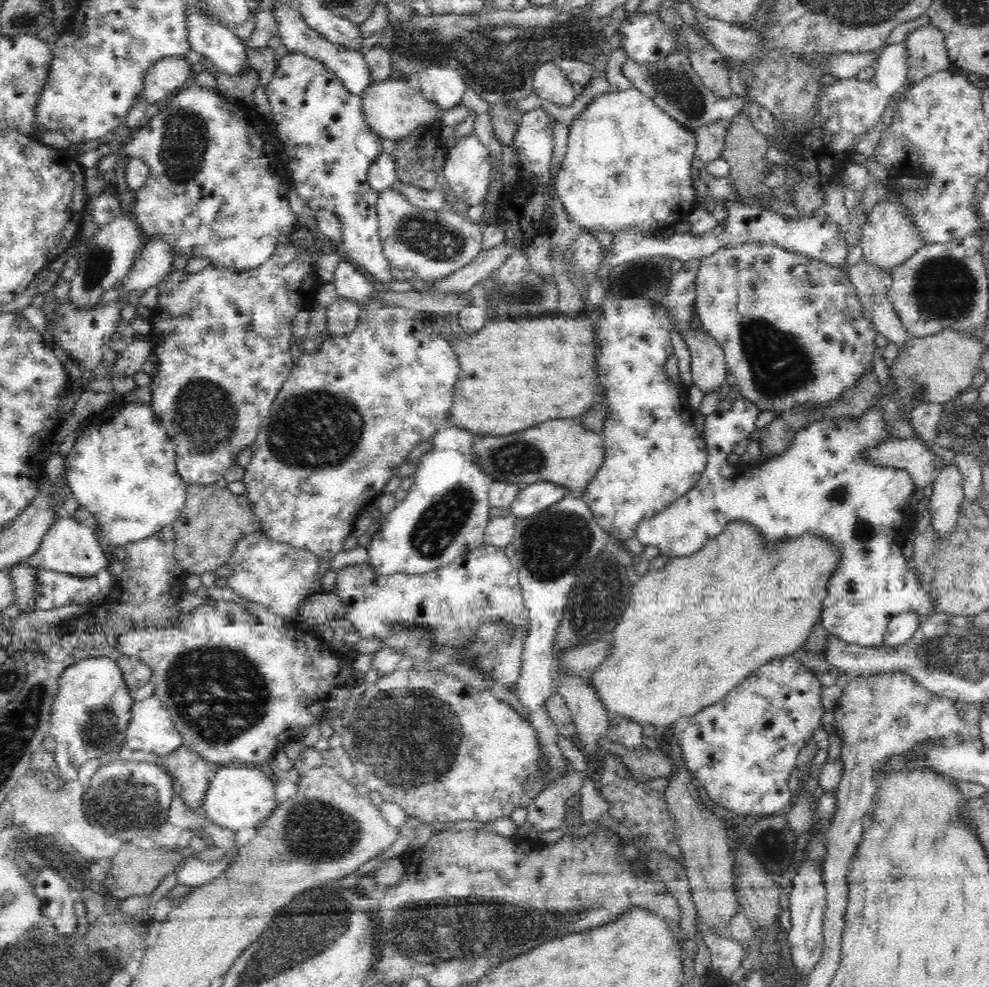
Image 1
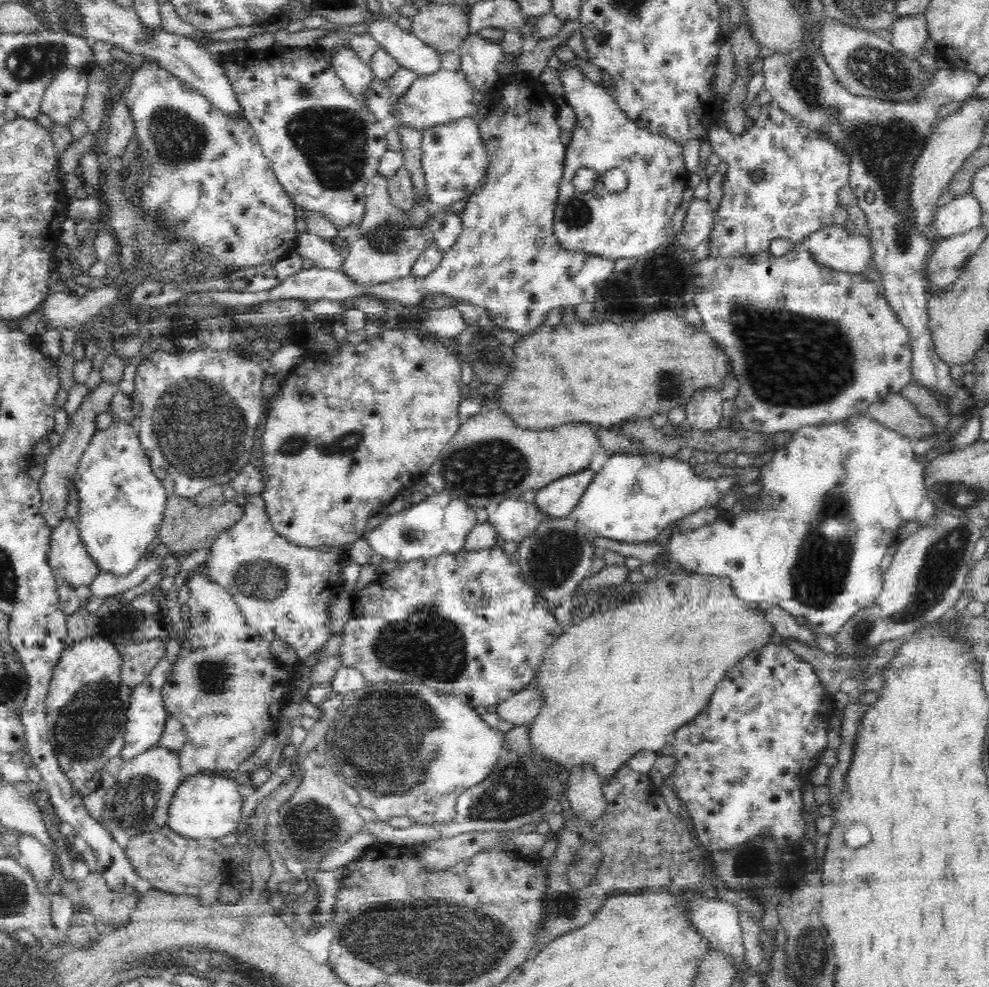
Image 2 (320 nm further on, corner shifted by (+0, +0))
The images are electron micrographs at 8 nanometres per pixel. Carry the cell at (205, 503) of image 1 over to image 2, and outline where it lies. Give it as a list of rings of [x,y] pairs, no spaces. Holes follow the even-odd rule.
[[[170,492],[168,496],[168,508],[164,514],[164,520],[160,525],[159,538],[161,540],[161,552],[175,556],[177,559],[190,556],[192,552],[210,548],[215,539],[224,530],[234,526],[244,516],[244,506],[238,501],[226,501],[221,506],[198,505],[194,497],[183,497]]]

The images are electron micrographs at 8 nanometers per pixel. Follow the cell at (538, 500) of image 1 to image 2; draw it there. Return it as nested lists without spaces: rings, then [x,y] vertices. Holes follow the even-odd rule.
[[[584,470],[540,487],[534,500],[537,509],[541,514],[552,517],[572,514],[588,483],[592,482],[594,473],[592,470]]]

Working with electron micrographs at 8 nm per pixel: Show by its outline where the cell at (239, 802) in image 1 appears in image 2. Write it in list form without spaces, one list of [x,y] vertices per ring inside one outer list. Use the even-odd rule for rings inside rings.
[[[199,773],[183,779],[178,786],[169,811],[167,826],[185,838],[208,842],[230,837],[240,826],[244,796],[234,778]]]

